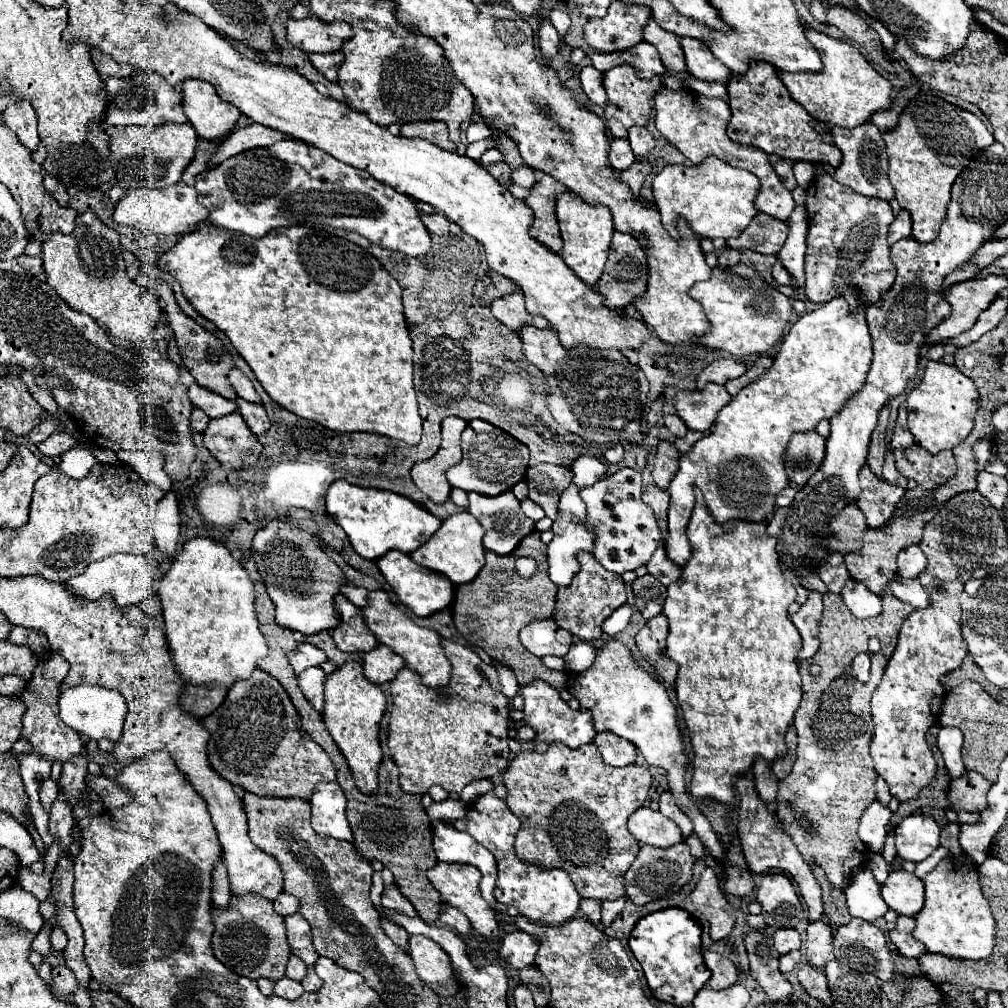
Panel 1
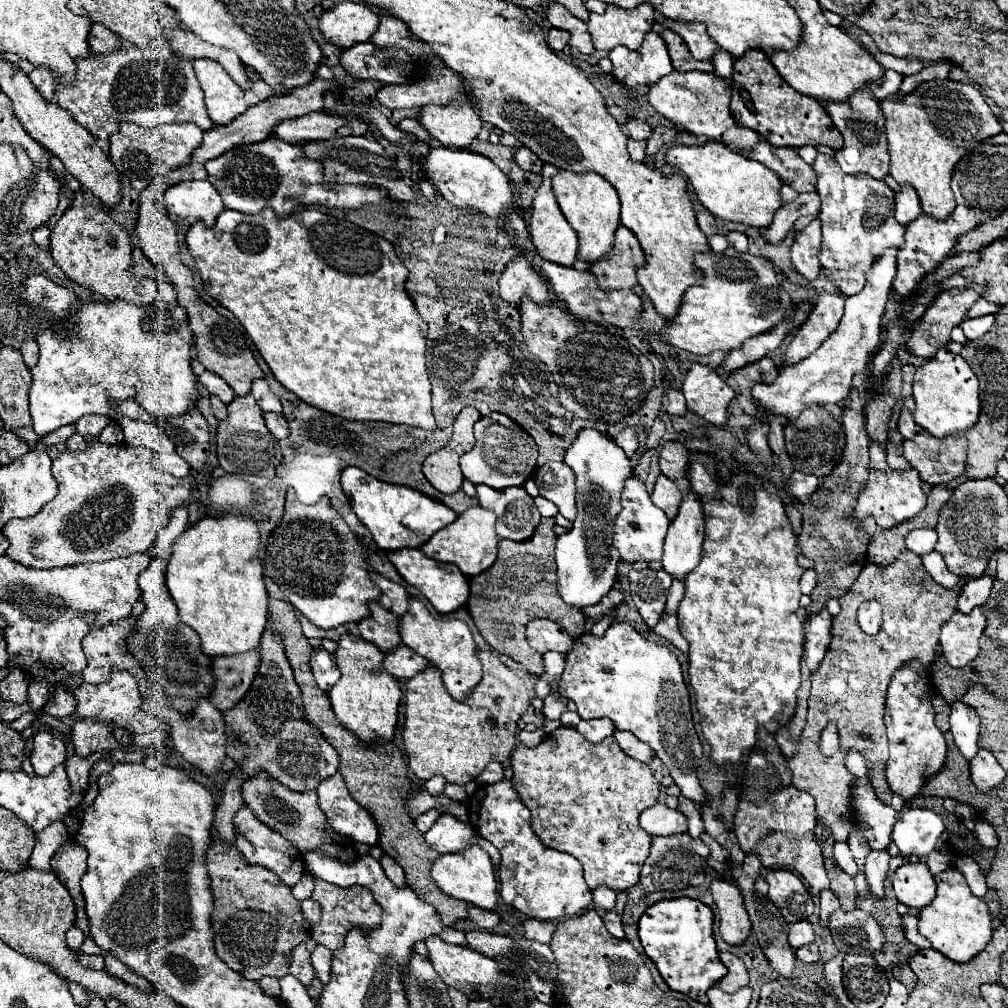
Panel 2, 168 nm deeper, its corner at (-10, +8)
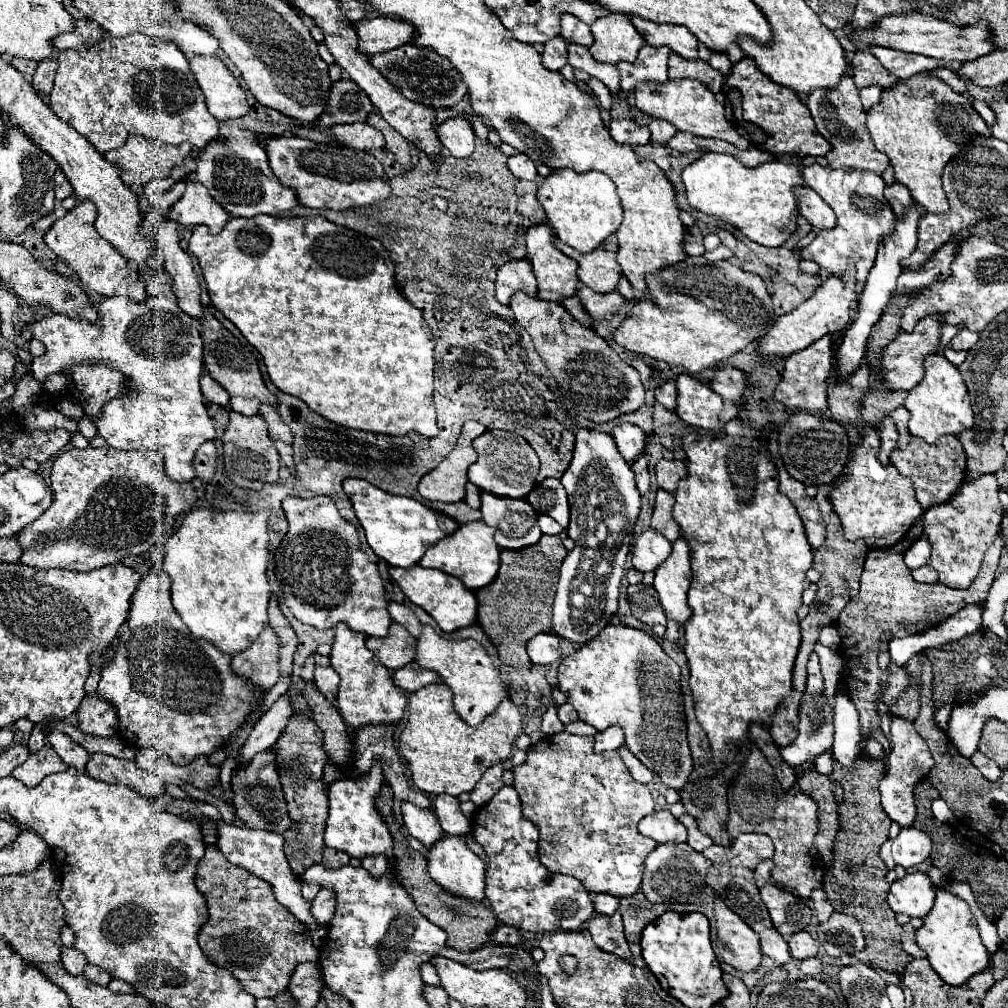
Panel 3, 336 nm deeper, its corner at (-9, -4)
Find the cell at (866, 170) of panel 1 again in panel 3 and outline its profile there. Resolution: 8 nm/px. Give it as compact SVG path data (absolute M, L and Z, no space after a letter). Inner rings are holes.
M846 73L842 77L842 81L838 83L836 89L832 89L832 91L818 89L812 95L808 95L806 105L816 121L820 135L832 145L832 151L826 155L828 165L832 169L860 169L860 171L880 173L880 175L888 169L890 159L874 147L870 133L866 129L866 111L860 103L858 87L852 81L850 73Z

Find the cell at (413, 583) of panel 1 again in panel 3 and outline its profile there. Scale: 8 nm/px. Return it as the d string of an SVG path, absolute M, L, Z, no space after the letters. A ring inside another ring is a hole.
M414 565L410 569L390 567L390 575L400 585L400 589L404 591L404 595L414 605L422 607L440 625L442 631L450 633L450 631L456 631L460 627L476 623L476 607L478 607L476 597L456 577L450 577L450 575L446 575L442 571L436 571L436 569L426 569L422 565Z

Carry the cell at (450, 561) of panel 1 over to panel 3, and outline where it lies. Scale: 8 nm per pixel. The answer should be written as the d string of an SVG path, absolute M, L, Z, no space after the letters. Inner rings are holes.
M472 521L472 523L460 525L452 535L432 545L420 559L420 565L428 569L440 569L448 575L454 575L468 589L476 591L480 587L486 587L496 577L498 567L500 567L498 557L500 557L500 547L494 543L494 529L490 529L484 521Z

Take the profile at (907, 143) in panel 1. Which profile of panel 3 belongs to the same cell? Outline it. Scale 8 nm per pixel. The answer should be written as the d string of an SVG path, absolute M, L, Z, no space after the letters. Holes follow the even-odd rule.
M918 73L884 91L882 101L868 111L868 131L876 149L890 157L896 183L906 185L926 213L942 215L950 211L942 189L942 169L972 137L988 135L988 125L966 95L954 93L944 81L928 73Z

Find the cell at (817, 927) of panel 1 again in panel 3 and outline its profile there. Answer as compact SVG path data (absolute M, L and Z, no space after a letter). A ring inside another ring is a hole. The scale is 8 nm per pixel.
M816 889L816 891L810 895L810 899L814 901L814 909L816 909L816 915L818 915L818 921L820 921L820 923L826 921L826 919L834 913L834 907L830 905L830 901L828 901L828 897L826 897L826 893L824 893L822 889Z

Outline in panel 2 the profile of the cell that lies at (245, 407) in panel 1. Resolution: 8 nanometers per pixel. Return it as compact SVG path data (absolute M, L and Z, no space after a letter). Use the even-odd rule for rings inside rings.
M265 413L265 423L277 439L285 439L289 435L289 425L283 417L275 417L275 413Z

